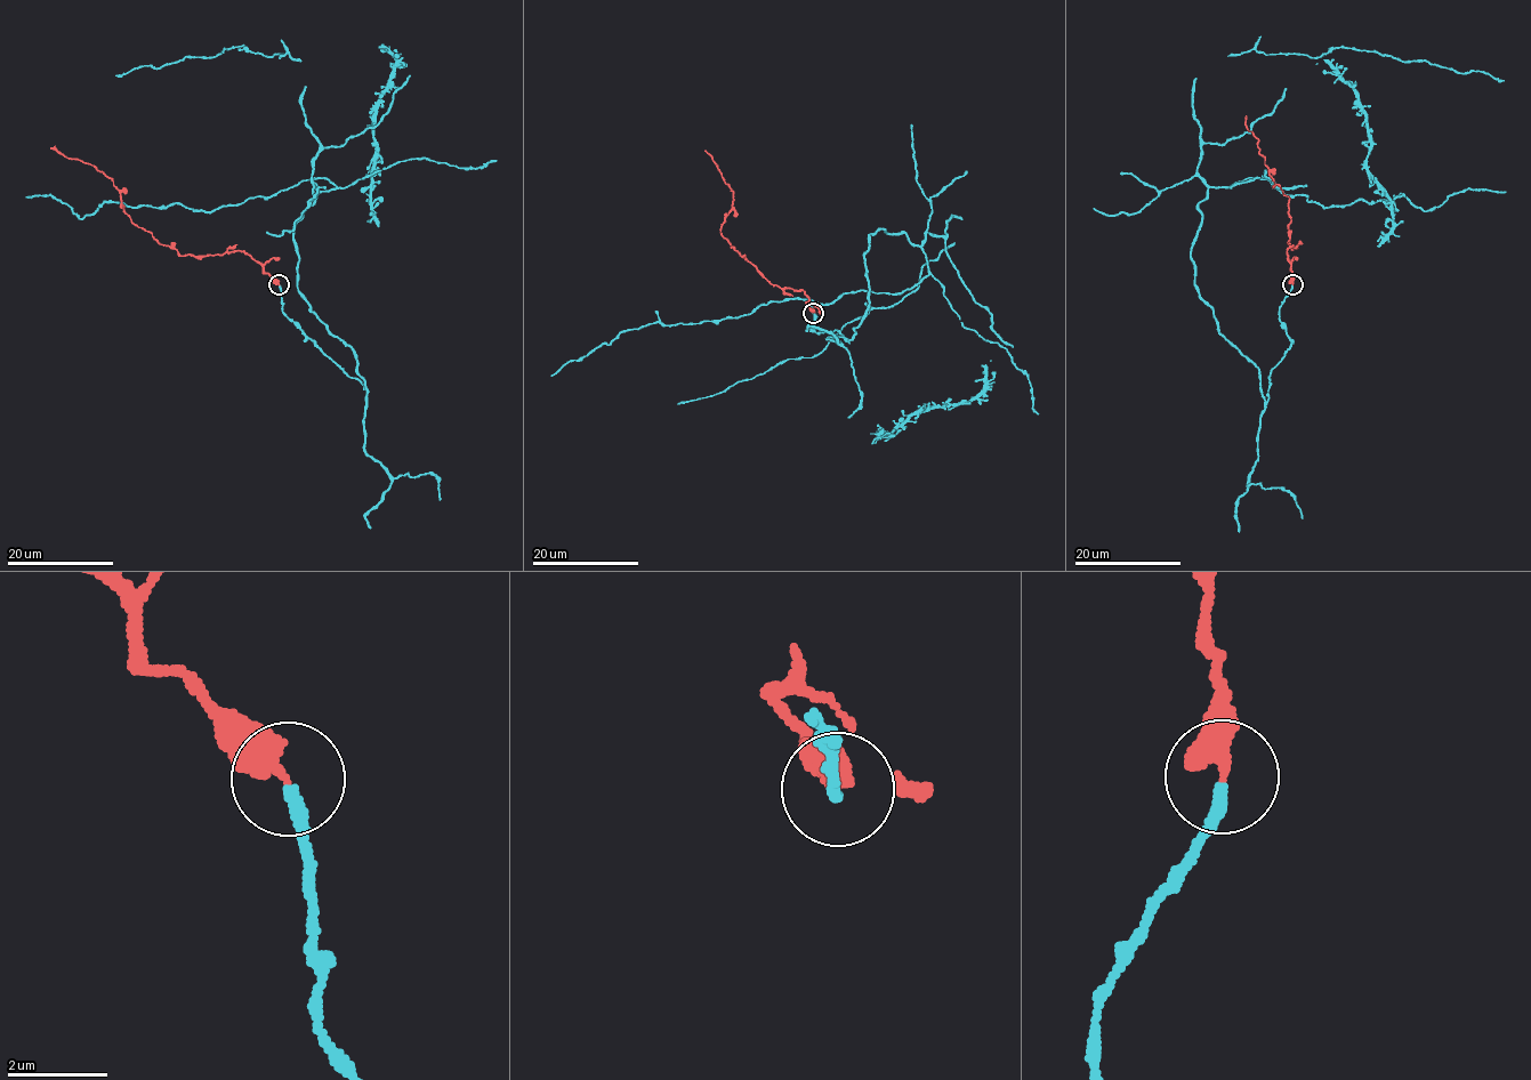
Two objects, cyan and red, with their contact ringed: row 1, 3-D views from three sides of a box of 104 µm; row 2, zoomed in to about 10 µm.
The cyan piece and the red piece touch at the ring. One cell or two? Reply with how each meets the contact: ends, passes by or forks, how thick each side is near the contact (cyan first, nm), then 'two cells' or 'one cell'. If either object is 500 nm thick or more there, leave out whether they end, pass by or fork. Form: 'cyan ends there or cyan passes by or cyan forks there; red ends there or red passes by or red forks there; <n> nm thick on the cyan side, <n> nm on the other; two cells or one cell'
cyan ends there; red ends there; 220 nm thick on the cyan side, 440 nm on the other; one cell

